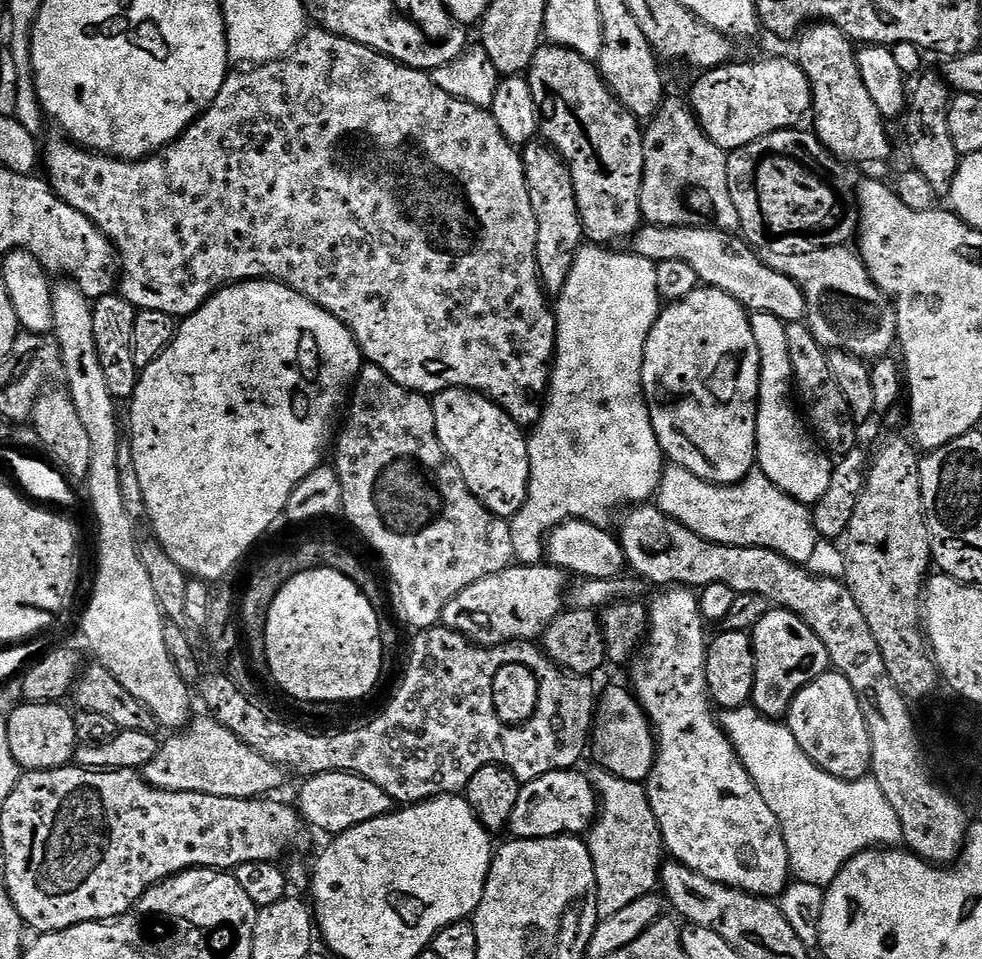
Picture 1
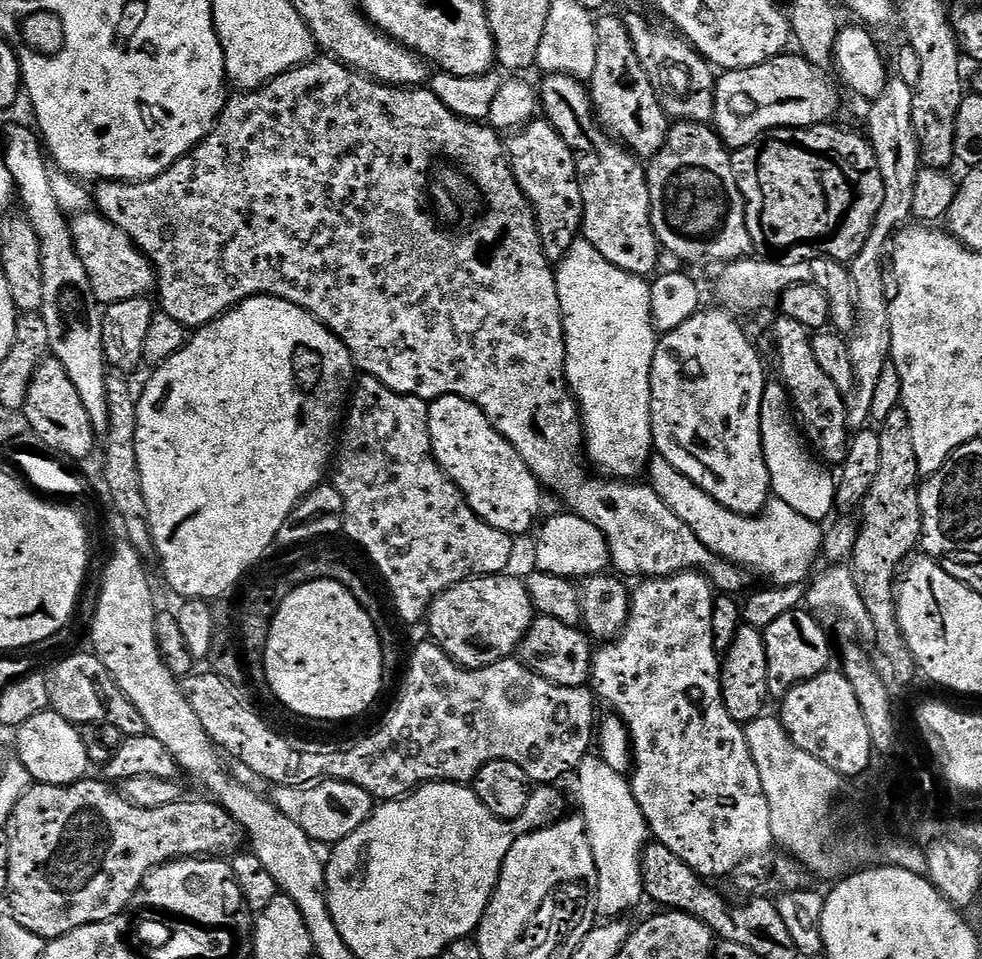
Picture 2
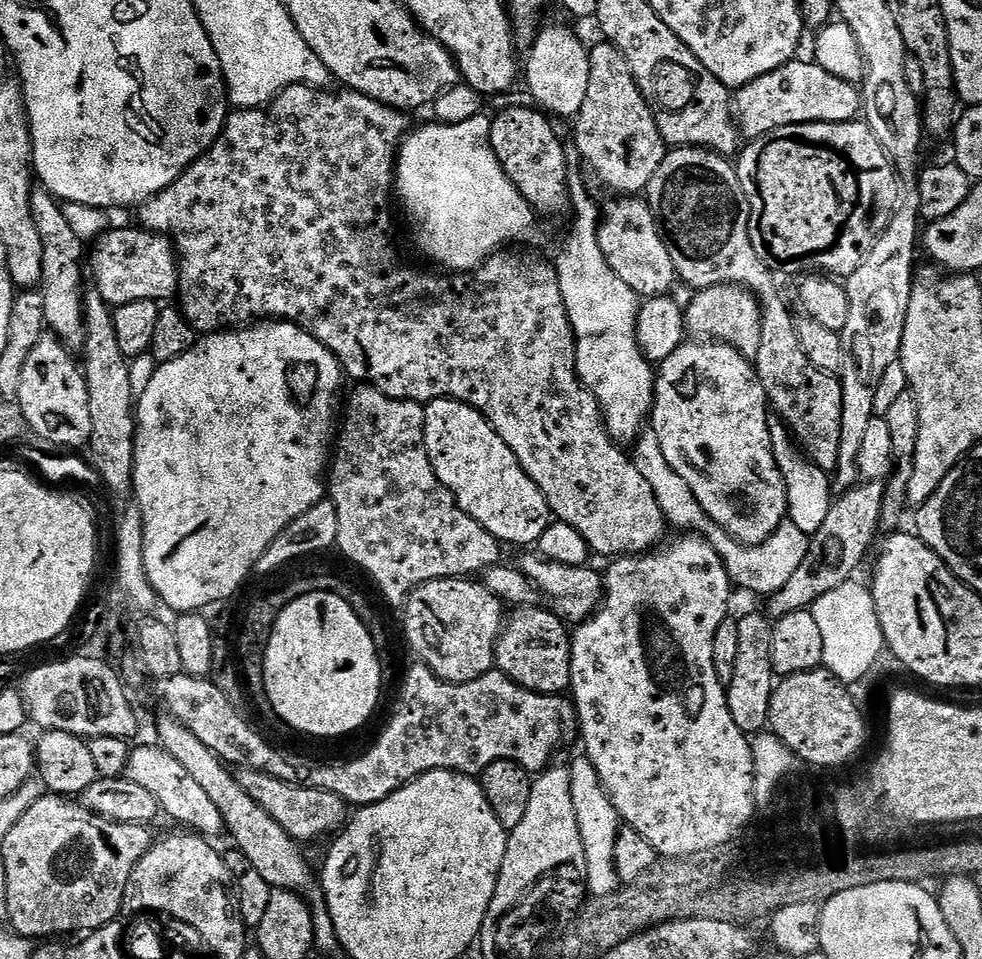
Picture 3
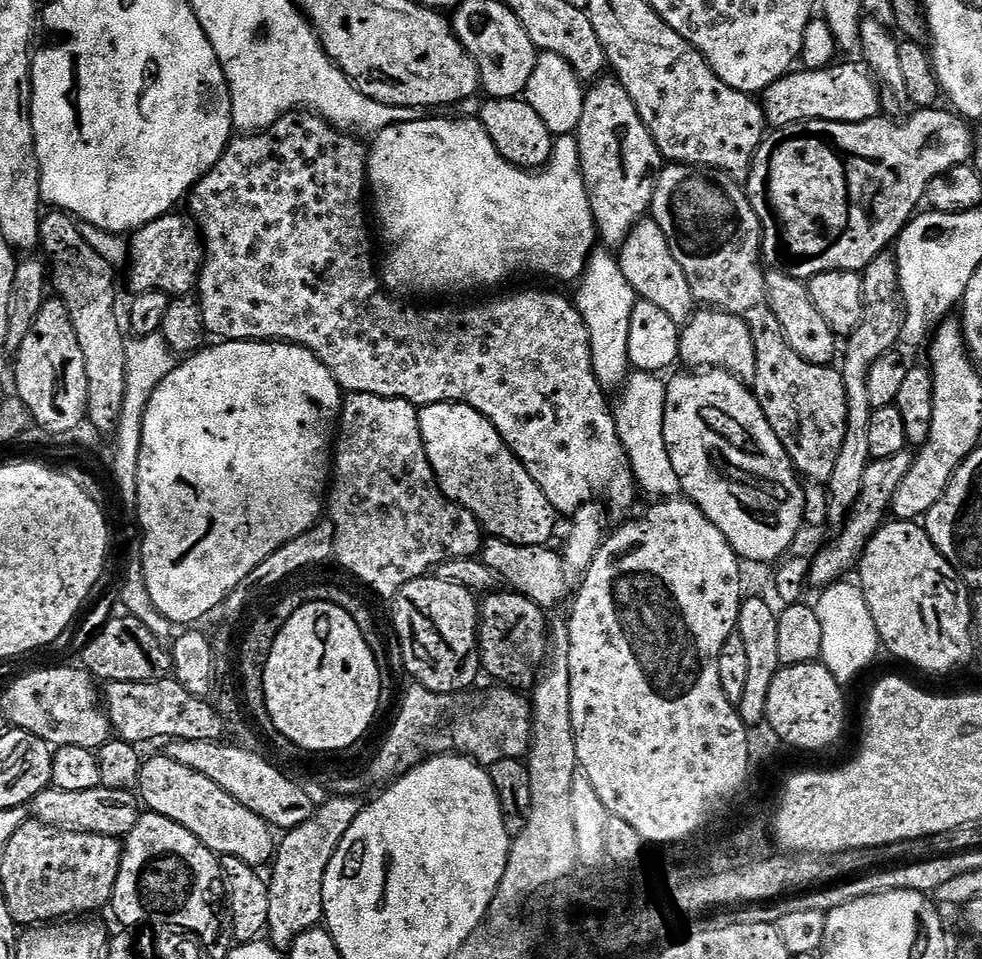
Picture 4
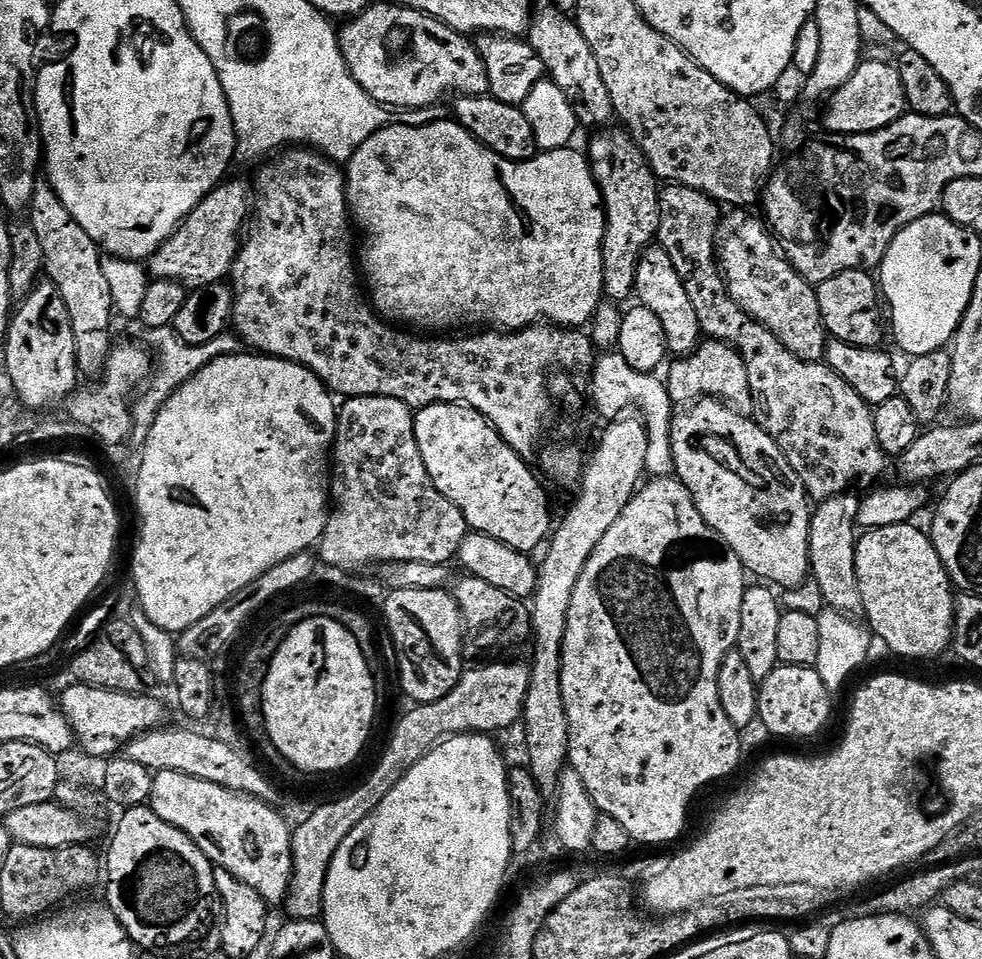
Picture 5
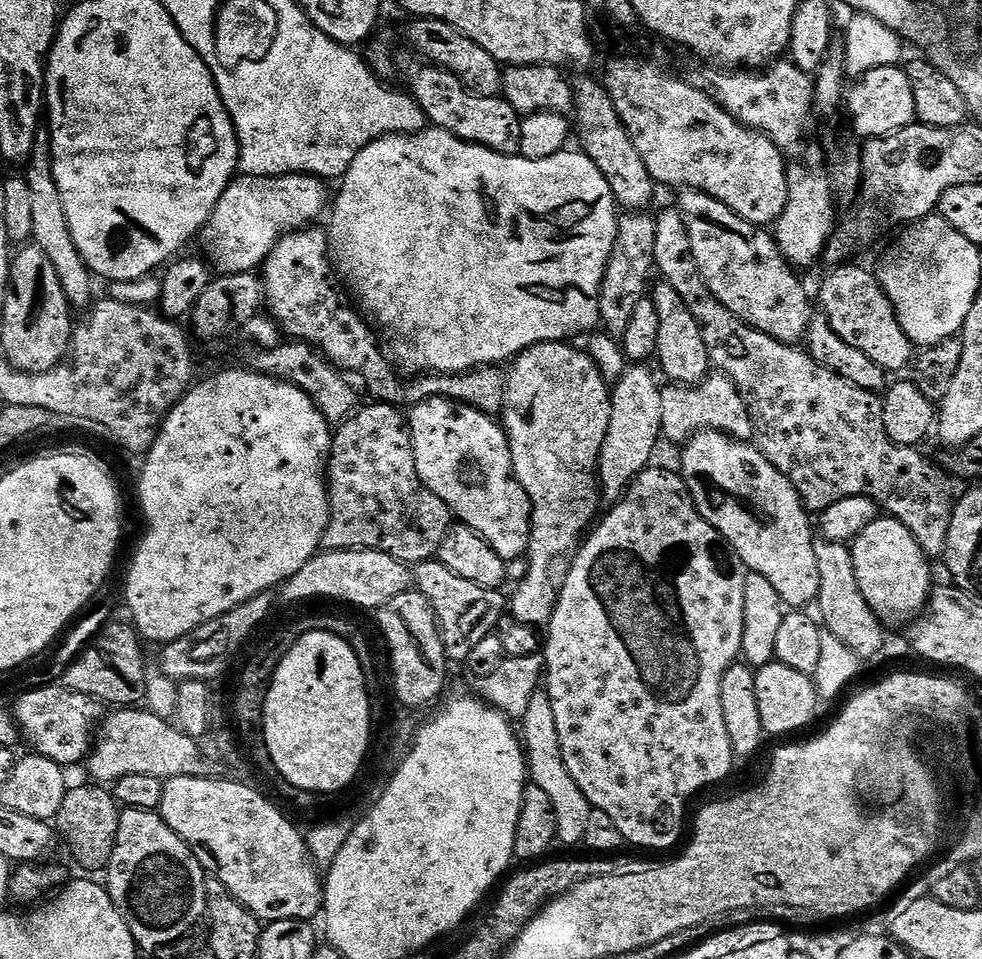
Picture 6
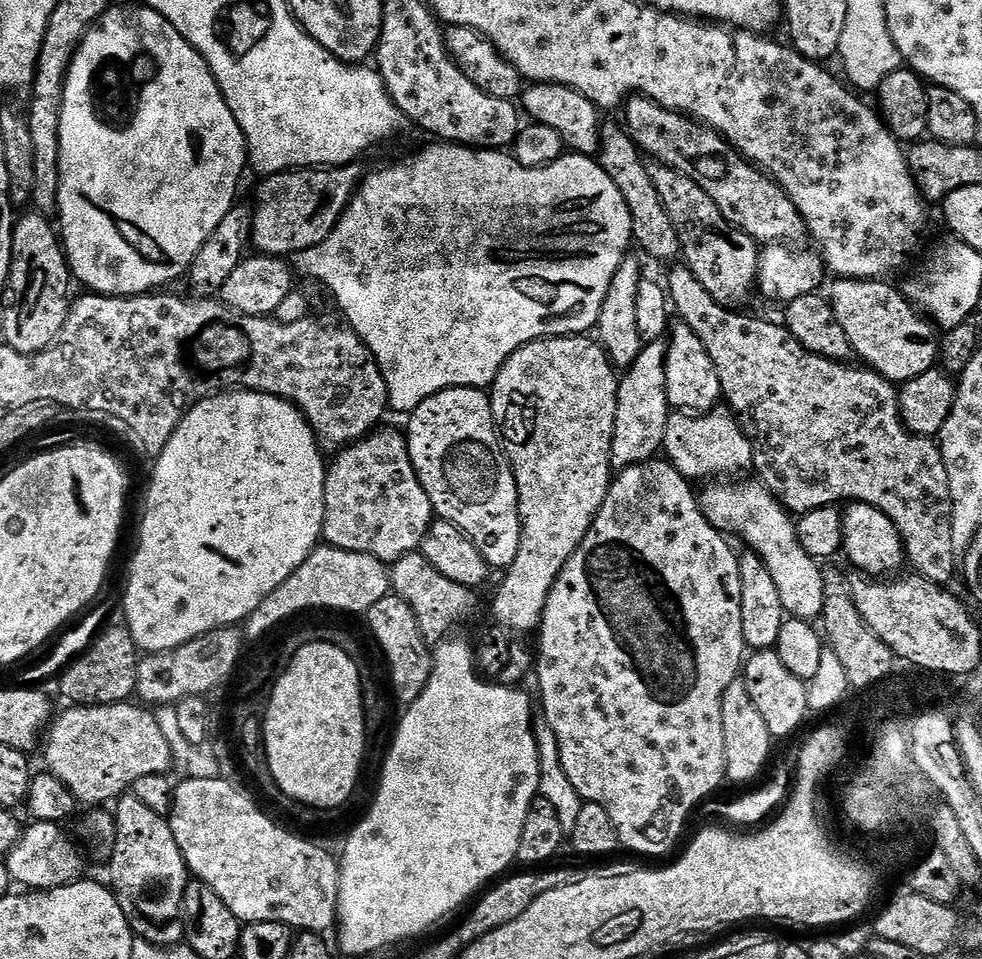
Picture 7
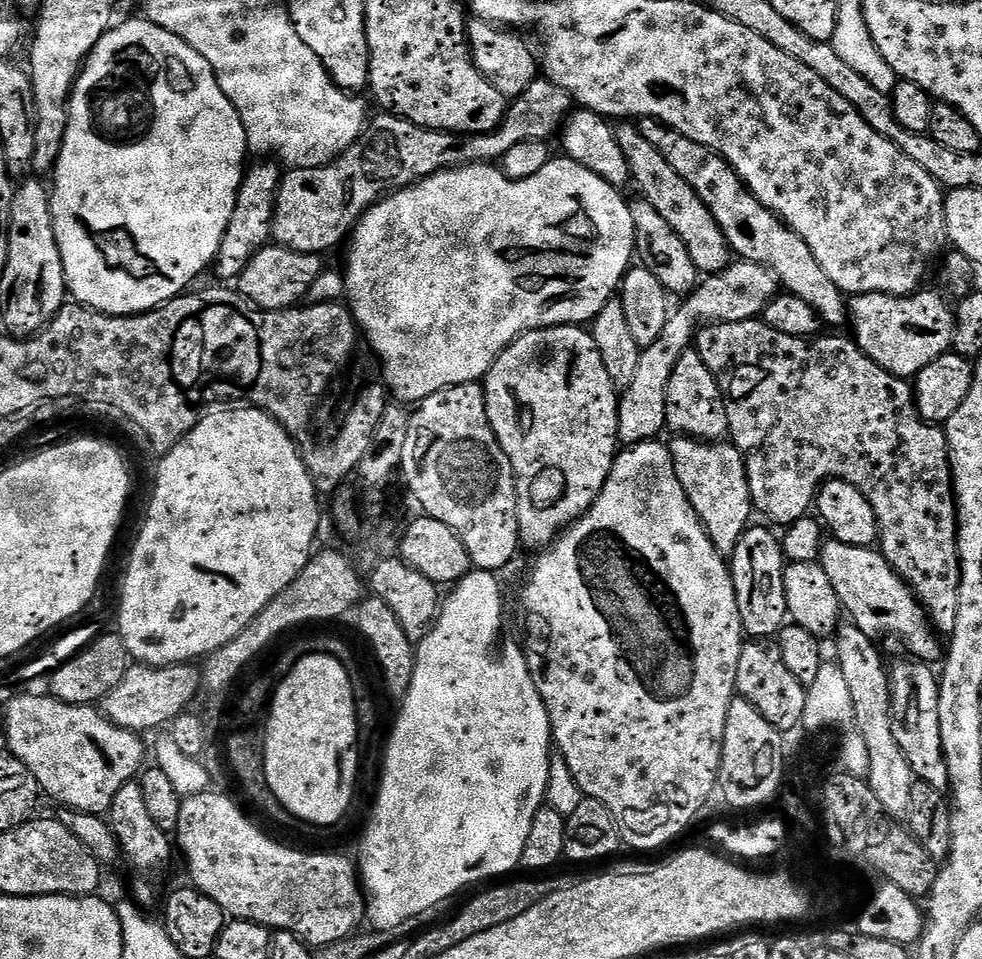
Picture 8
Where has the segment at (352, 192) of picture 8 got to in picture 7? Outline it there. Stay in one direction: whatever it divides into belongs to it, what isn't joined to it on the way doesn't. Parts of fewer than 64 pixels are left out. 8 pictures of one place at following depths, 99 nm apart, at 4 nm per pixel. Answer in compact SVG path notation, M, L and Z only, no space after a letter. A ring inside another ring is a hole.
M353 162L342 168L293 170L261 179L256 192L260 205L250 216L251 247L266 256L288 258L330 238L362 183L360 166Z

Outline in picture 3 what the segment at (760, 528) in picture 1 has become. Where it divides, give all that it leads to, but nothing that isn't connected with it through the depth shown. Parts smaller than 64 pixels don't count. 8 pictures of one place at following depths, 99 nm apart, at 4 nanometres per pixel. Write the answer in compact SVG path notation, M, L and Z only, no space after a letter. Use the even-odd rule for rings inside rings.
M650 430L640 433L634 445L634 459L638 474L646 478L650 490L654 490L654 498L658 498L658 506L662 506L665 521L671 527L673 524L676 528L684 528L680 530L685 533L699 534L708 540L722 558L728 576L737 589L757 592L761 598L773 596L778 590L782 590L782 586L786 586L787 580L798 571L798 566L802 566L810 547L810 537L802 534L802 530L798 530L792 520L785 519L778 530L774 530L774 534L770 534L770 538L766 538L766 542L761 544L741 544L729 532L722 530L722 526L715 524L706 510L702 510L698 498L694 498L694 490L690 490L690 486L676 473L674 466L666 462L666 454L662 454L662 445L658 443L658 434Z

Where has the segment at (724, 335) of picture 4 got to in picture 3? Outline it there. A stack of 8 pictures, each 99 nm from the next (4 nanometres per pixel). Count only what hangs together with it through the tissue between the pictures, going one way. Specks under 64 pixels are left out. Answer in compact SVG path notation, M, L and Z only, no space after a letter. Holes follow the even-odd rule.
M719 284L709 288L699 289L696 296L689 304L686 304L684 323L687 331L692 332L693 337L707 338L712 342L728 344L731 348L737 348L742 355L749 358L755 357L760 345L760 314L759 300L738 284Z

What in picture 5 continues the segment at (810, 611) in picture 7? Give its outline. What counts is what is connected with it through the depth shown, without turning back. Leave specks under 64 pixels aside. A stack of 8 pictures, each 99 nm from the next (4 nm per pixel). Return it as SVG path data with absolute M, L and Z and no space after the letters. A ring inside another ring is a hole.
M711 398L698 400L691 406L685 407L681 412L684 413L681 416L679 413L672 421L672 449L674 450L674 466L676 467L675 475L684 483L684 488L690 490L692 500L696 504L696 509L702 514L702 518L728 543L730 550L734 550L734 554L738 554L738 558L751 575L753 572L754 575L761 576L764 579L761 581L767 582L772 586L781 584L784 588L796 588L804 579L807 581L810 576L808 567L808 535L810 534L810 522L812 521L810 497L805 492L798 474L794 474L790 462L786 462L786 454L782 454L782 450L778 450L774 438L770 438L770 434L766 434L766 430L762 430L755 419L738 414L722 400Z

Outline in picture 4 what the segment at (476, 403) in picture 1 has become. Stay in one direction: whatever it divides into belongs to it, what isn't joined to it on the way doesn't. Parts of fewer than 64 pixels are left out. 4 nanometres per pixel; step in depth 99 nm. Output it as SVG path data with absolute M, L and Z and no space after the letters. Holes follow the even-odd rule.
M426 404L419 409L422 442L444 495L476 515L481 529L515 544L547 545L558 513L530 478L494 426L465 404Z

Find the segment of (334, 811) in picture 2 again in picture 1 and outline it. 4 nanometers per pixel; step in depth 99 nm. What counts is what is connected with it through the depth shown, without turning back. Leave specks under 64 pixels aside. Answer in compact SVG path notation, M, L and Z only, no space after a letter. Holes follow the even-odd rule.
M323 772L307 777L303 782L298 811L311 827L313 824L324 832L345 832L354 826L362 826L362 822L384 816L394 808L394 801L390 794L386 794L386 790L382 790L382 786L374 786L374 782L349 772Z

